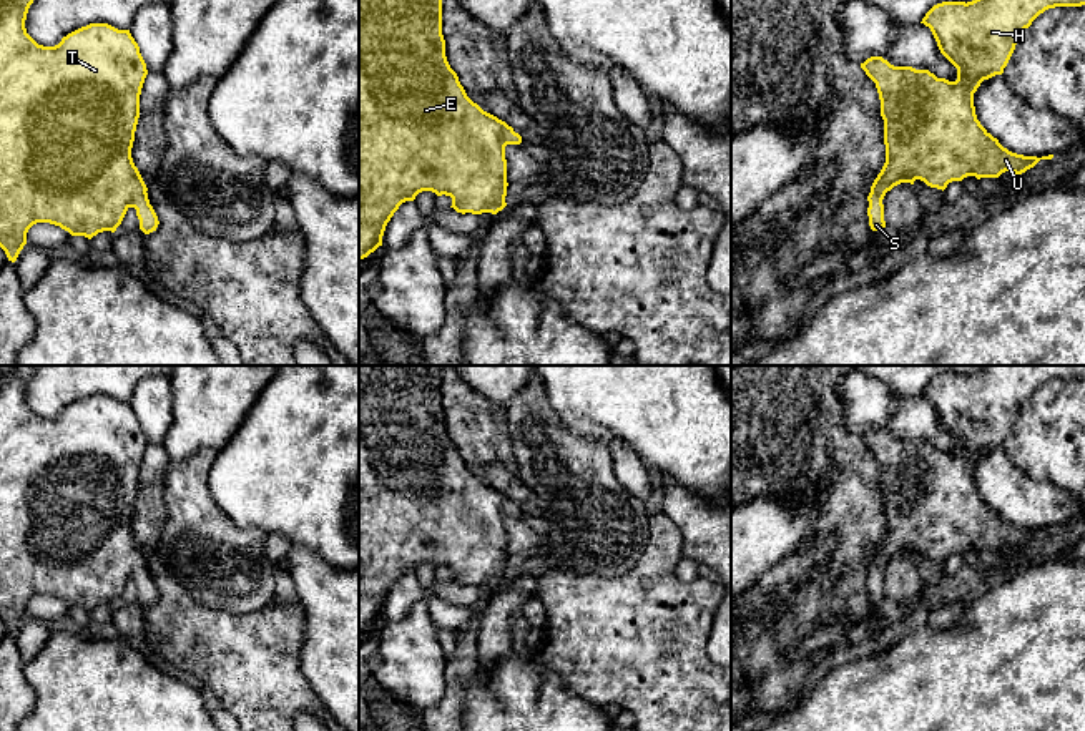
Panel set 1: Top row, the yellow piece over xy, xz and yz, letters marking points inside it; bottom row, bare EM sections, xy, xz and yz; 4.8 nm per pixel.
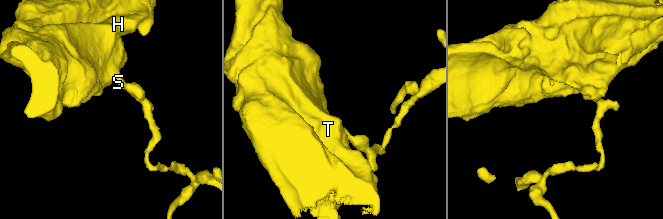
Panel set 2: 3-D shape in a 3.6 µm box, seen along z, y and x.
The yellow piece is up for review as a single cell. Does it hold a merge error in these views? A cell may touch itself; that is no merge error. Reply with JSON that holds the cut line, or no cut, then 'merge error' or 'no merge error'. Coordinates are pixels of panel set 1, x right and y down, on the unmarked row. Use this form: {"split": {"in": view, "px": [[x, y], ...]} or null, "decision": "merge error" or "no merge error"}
{"split": null, "decision": "no merge error"}

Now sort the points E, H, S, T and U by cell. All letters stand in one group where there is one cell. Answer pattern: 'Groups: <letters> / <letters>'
Groups: E H S T U

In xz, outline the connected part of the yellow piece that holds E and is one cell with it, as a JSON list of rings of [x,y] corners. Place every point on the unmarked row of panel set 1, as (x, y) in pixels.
[[[359,366],[359,633],[382,618],[385,598],[399,578],[405,573],[414,573],[422,563],[450,568],[450,580],[462,586],[497,586],[502,583],[507,578],[508,558],[505,518],[520,515],[522,508],[512,498],[484,483],[467,469],[457,445],[450,440],[442,407],[442,366]]]

